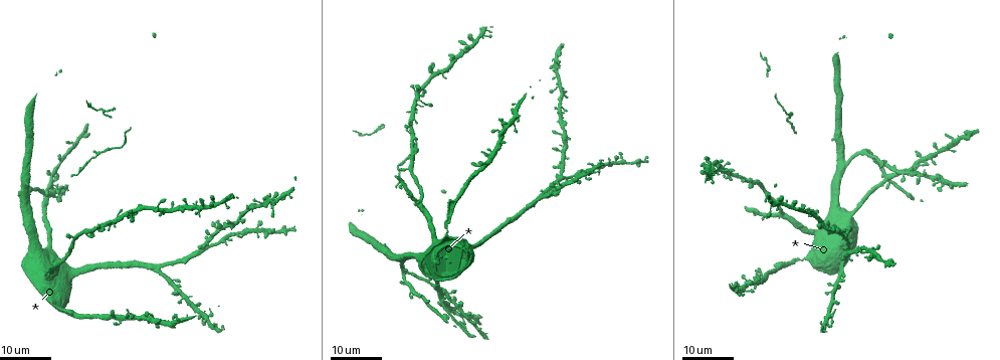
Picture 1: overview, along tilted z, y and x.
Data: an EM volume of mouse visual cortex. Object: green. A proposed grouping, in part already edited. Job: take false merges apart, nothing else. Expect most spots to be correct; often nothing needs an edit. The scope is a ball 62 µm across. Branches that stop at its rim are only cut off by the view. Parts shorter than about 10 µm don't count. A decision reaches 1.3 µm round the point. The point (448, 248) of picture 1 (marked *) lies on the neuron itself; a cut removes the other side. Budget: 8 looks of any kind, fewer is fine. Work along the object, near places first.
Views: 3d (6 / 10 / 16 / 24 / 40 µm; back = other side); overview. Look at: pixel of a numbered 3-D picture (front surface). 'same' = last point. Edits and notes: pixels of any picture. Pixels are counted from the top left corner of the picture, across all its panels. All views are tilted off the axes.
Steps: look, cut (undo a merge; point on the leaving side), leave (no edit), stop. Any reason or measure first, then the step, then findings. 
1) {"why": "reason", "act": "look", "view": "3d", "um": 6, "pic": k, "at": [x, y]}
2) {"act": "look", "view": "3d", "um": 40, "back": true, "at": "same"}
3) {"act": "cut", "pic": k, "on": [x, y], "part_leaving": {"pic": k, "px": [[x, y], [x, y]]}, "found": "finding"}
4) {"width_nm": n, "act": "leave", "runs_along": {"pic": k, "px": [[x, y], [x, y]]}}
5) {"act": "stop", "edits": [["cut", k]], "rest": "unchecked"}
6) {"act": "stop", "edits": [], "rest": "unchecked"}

{"act": "look", "view": "3d", "um": 16, "pic": 1, "at": [205, 246]}

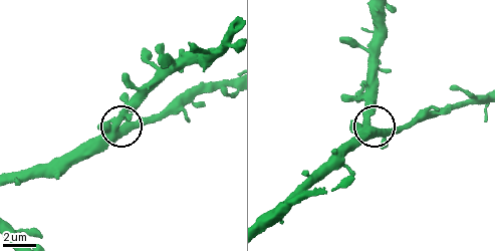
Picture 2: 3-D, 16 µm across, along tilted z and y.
{"why": "closer look", "act": "look", "view": "3d", "um": 6, "pic": 2, "at": [115, 124]}

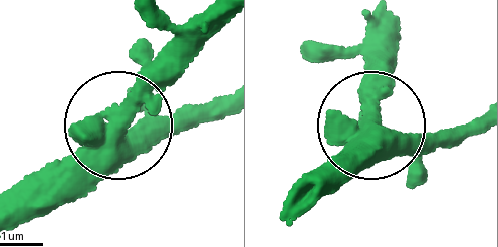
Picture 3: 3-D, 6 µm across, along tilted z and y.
{"arms": 3, "act": "leave", "runs_along": {"pic": 3, "px": [[14, 192], [46, 183], [118, 131], [218, 122]]}, "found": "continuous, no second neuron"}

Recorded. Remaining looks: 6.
{"act": "look", "view": "3d", "um": 24, "pic": 1, "at": [50, 192]}

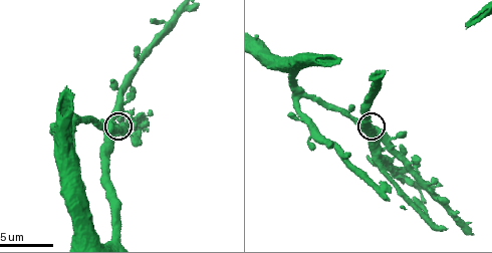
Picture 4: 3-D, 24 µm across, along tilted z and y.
{"act": "look", "view": "3d", "um": 6, "pic": 4, "at": [119, 128]}

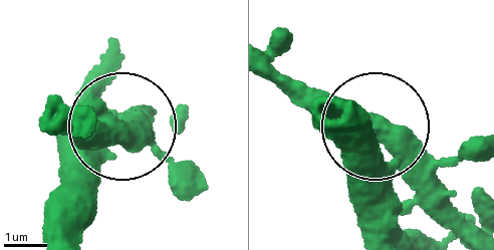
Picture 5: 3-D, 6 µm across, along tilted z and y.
{"side_arm_um": 17, "act": "leave", "found": "one neuron here"}

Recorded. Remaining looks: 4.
{"act": "look", "view": "3d", "um": 16, "pic": 1, "at": [30, 165]}

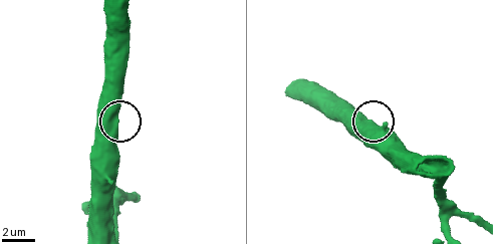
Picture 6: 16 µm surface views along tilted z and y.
{"why": "closer look", "act": "look", "view": "3d", "um": 6, "pic": 6, "at": [370, 122]}

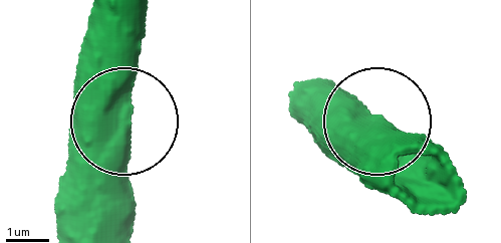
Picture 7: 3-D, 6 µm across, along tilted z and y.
{"act": "leave", "runs_along": {"pic": 7, "px": [[119, 230], [114, 14]]}, "found": "one neuron here"}

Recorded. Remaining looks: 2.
{"act": "look", "view": "3d", "um": 10, "pic": 4, "at": [303, 97]}

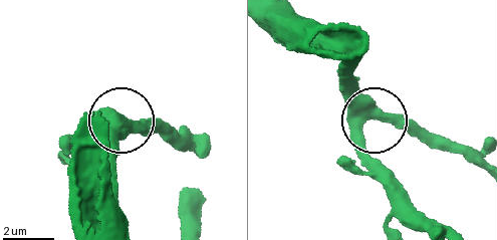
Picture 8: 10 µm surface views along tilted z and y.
{"arms": 3, "act": "leave", "found": "continuous, no second neuron"}

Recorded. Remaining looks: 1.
{"act": "stop", "edits": [], "rest": "unchecked"}

